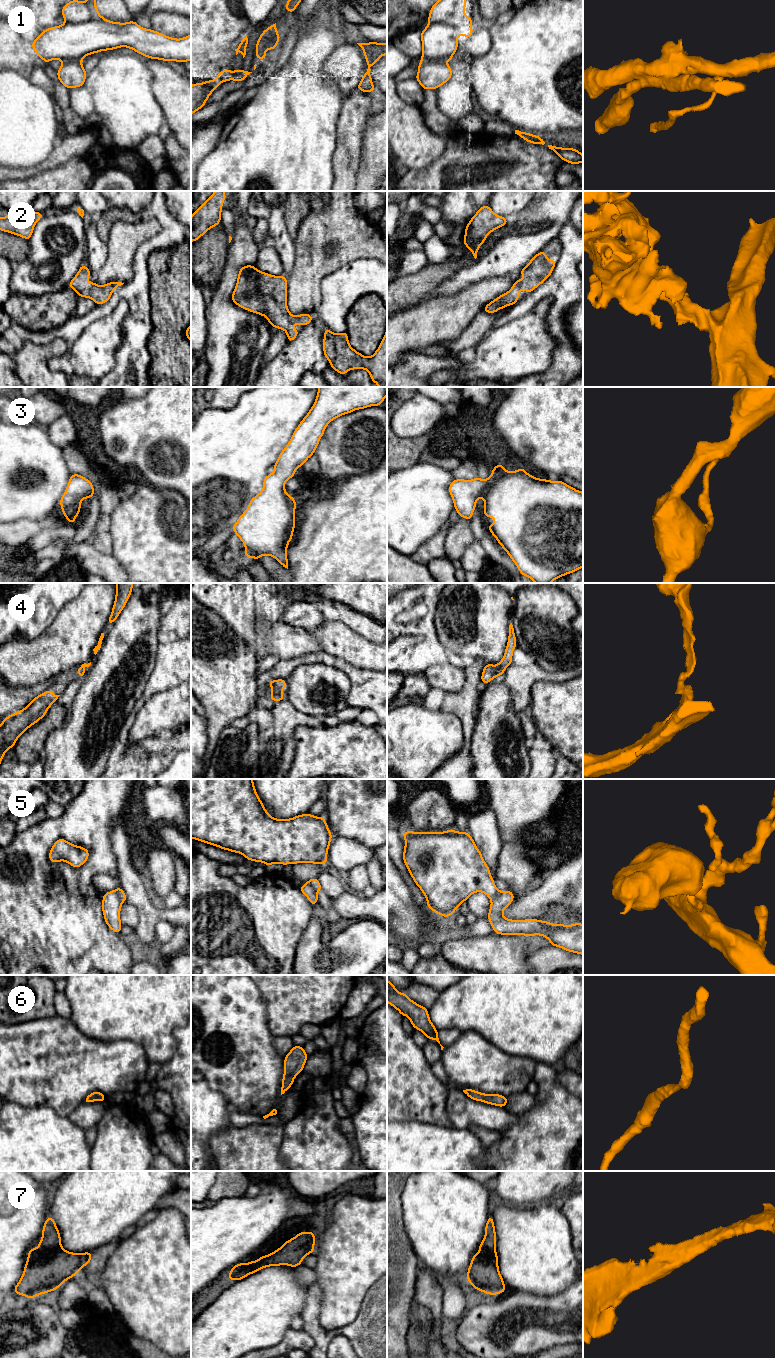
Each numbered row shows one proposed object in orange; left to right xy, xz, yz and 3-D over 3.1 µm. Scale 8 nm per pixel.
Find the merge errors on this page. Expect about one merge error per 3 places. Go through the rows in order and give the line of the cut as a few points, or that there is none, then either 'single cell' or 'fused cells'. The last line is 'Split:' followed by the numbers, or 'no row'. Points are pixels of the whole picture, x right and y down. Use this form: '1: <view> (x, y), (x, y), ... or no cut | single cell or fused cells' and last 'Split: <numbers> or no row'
1: yz (421, 59), (442, 61) | fused cells
2: no cut | single cell
3: no cut | single cell
4: no cut | single cell
5: xz (305, 882), (315, 892) | fused cells
6: no cut | single cell
7: no cut | single cell
Split: 1, 5

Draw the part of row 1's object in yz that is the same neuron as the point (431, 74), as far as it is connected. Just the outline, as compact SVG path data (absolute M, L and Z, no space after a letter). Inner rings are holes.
M420 61L415 79L423 90L437 89L452 78L452 69L443 61Z

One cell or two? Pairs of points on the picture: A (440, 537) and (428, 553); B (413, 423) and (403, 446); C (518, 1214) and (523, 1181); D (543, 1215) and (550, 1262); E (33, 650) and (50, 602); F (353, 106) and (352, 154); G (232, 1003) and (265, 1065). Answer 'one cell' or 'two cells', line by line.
A: one cell
B: two cells
C: two cells
D: one cell
E: two cells
F: one cell
G: one cell

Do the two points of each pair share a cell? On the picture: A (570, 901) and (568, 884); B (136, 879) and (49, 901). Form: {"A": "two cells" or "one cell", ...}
{"A": "one cell", "B": "two cells"}

